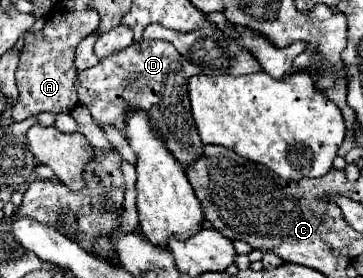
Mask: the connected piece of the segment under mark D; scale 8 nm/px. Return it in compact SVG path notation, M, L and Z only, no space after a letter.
M154 39L138 41L128 49L102 59L96 67L78 73L78 103L90 111L96 125L112 125L122 135L126 135L126 115L130 111L146 111L152 131L164 139L168 151L186 169L204 153L204 143L200 141L188 103L188 79L196 73L200 73L200 69L186 61L172 43Z

